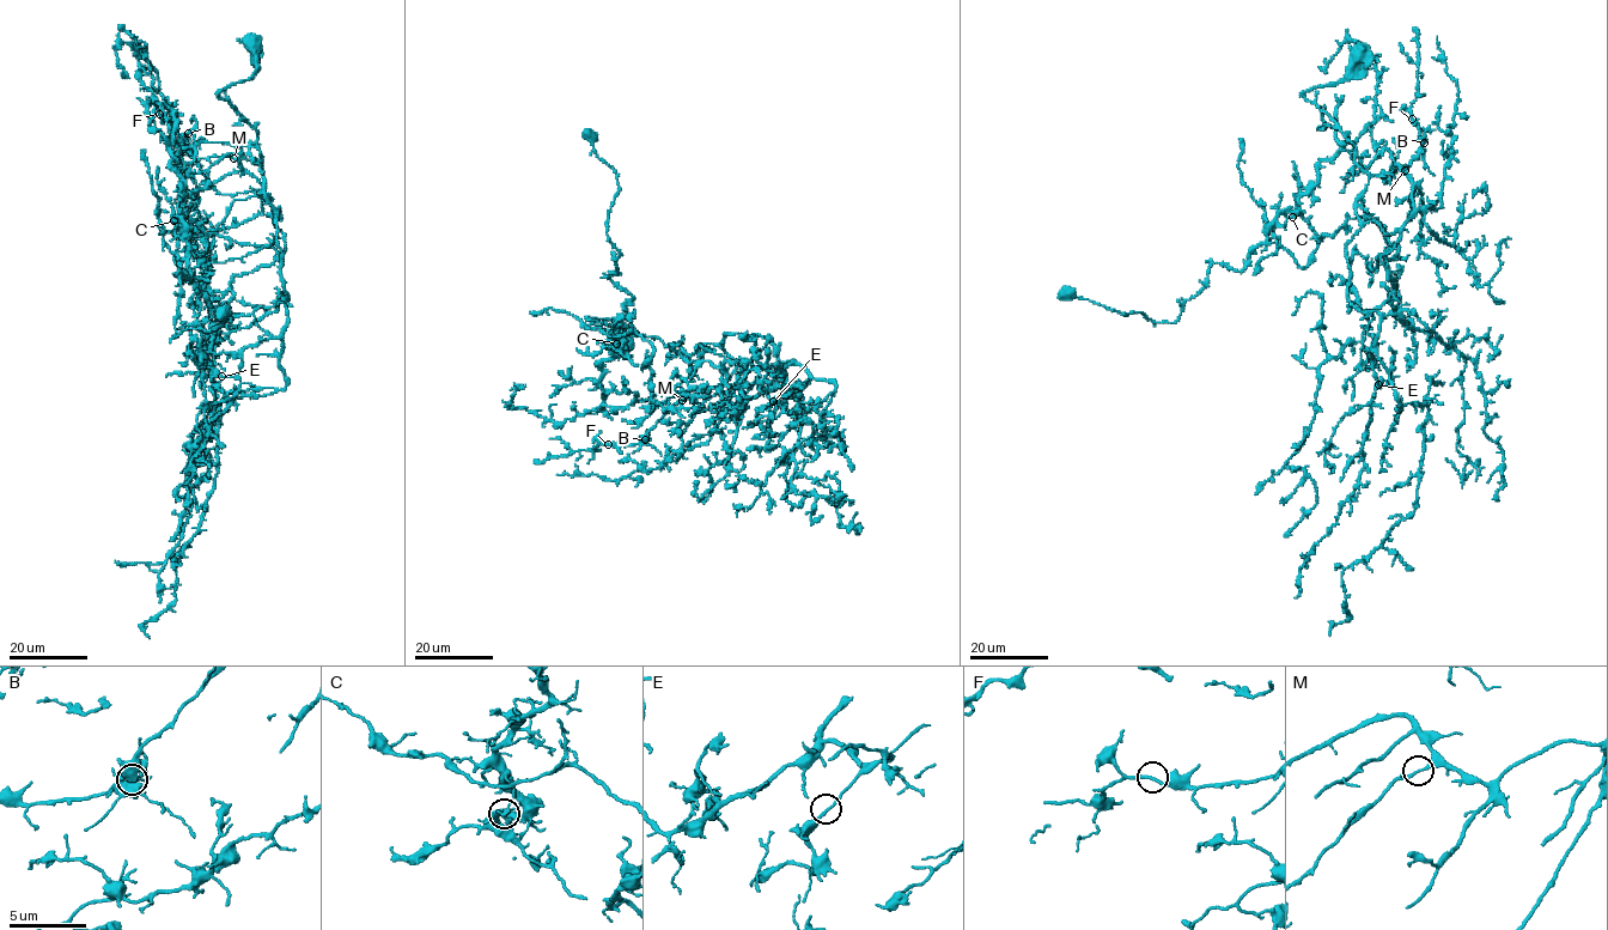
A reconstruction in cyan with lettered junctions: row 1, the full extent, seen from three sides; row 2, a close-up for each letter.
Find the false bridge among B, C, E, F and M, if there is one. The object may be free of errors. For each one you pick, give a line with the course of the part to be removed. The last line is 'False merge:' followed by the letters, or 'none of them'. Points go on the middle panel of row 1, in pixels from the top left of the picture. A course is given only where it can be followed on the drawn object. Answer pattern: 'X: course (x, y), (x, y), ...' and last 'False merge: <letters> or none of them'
C: course (616, 344), (614, 328), (633, 299), (609, 275), (616, 275), (621, 254), (607, 233), (616, 172), (585, 128)
False merge: C

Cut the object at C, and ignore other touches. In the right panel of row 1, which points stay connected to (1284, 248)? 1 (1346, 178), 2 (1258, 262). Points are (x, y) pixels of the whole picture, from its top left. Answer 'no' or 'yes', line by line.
1: yes
2: yes

